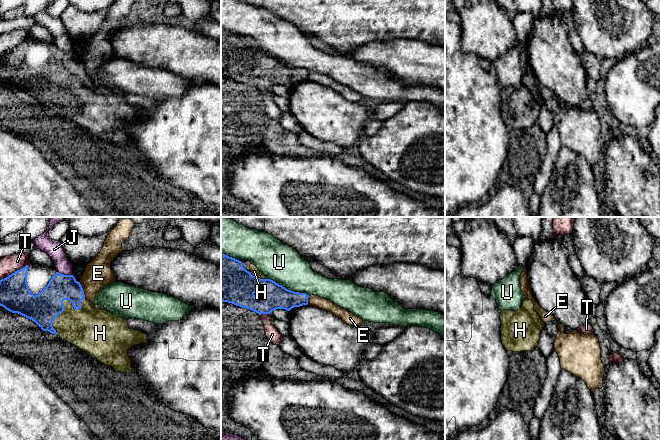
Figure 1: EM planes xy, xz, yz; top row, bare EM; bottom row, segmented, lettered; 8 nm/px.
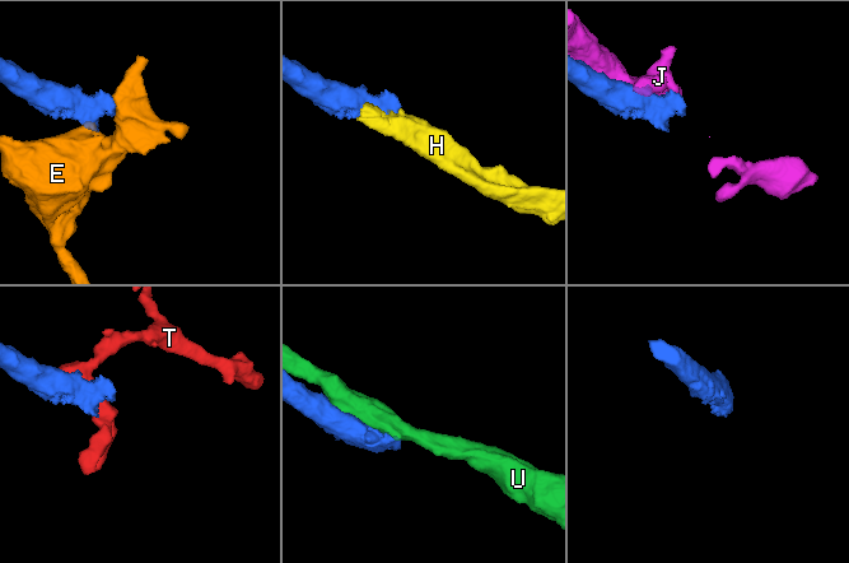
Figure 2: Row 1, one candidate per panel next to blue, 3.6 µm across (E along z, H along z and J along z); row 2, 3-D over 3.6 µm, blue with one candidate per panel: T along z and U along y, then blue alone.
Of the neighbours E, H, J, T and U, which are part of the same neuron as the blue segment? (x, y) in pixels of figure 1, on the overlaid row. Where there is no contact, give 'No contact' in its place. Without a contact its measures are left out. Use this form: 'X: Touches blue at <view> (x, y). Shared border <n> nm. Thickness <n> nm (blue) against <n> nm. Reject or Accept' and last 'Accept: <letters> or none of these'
E: Touches blue at xy (82, 290). Shared border 140 nm. Thickness 220 nm (blue) against 220 nm. Reject
H: Touches blue at xy (62, 303). Shared border 360 nm. Thickness 260 nm (blue) against 300 nm. Accept
J: Touches blue at xy (65, 275). Shared border 130 nm. Thickness 220 nm (blue) against 140 nm. Reject
T: Touches blue at xy (15, 271). Shared border 260 nm. Thickness 260 nm (blue) against 140 nm. Reject
U: Touches blue at xz (289, 290). Shared border 360 nm. Thickness 200 nm (blue) against 300 nm. Reject
Accept: H

